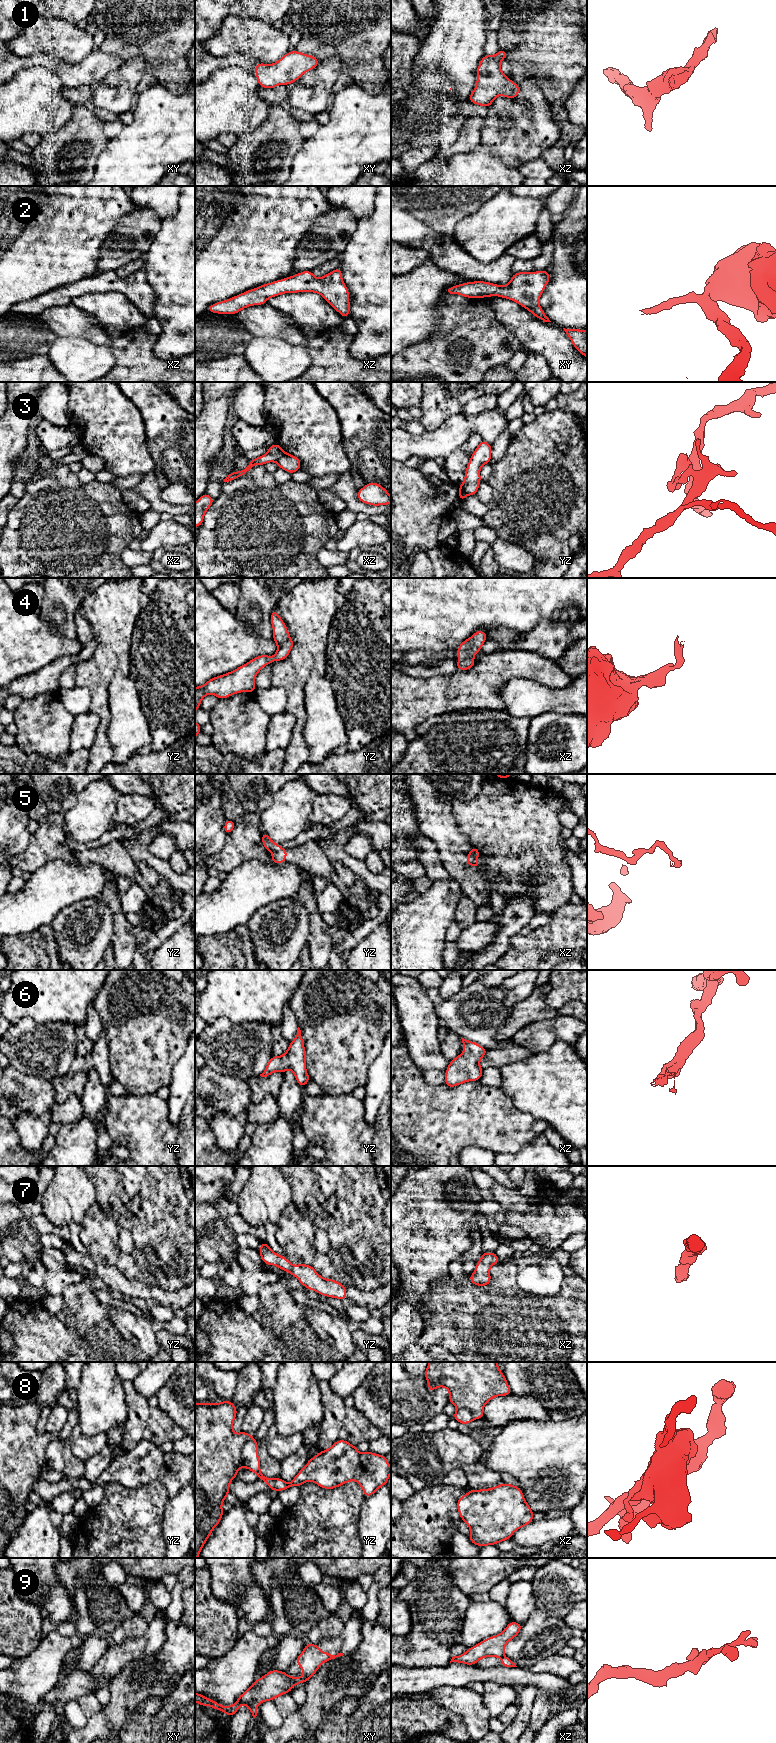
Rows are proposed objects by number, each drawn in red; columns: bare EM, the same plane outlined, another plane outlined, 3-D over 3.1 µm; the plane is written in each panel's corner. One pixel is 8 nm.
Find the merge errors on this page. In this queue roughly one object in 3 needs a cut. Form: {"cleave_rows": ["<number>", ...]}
{"cleave_rows": ["3", "5", "8", "9"]}

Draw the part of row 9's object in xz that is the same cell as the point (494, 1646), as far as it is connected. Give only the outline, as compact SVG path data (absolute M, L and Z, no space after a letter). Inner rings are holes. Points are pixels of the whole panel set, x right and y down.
M511 1621L500 1634L486 1638L477 1645L468 1648L462 1655L452 1657L450 1663L474 1665L484 1657L501 1657L504 1655L506 1644L519 1634L521 1628L522 1624Z

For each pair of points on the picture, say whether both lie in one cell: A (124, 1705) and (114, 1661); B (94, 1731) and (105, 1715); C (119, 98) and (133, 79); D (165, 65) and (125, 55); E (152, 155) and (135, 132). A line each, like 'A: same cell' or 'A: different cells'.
A: different cells
B: same cell
C: same cell
D: same cell
E: same cell

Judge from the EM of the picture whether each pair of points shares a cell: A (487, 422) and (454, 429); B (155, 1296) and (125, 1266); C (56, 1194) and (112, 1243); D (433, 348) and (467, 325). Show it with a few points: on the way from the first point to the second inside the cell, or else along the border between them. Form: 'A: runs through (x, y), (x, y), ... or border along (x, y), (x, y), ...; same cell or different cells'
A: runs through (479, 423), (462, 426); same cell
B: border along (150, 1286), (157, 1285), (173, 1291); different cells
C: border along (95, 1196), (95, 1202), (80, 1223); different cells
D: runs through (441, 348), (459, 333); same cell

